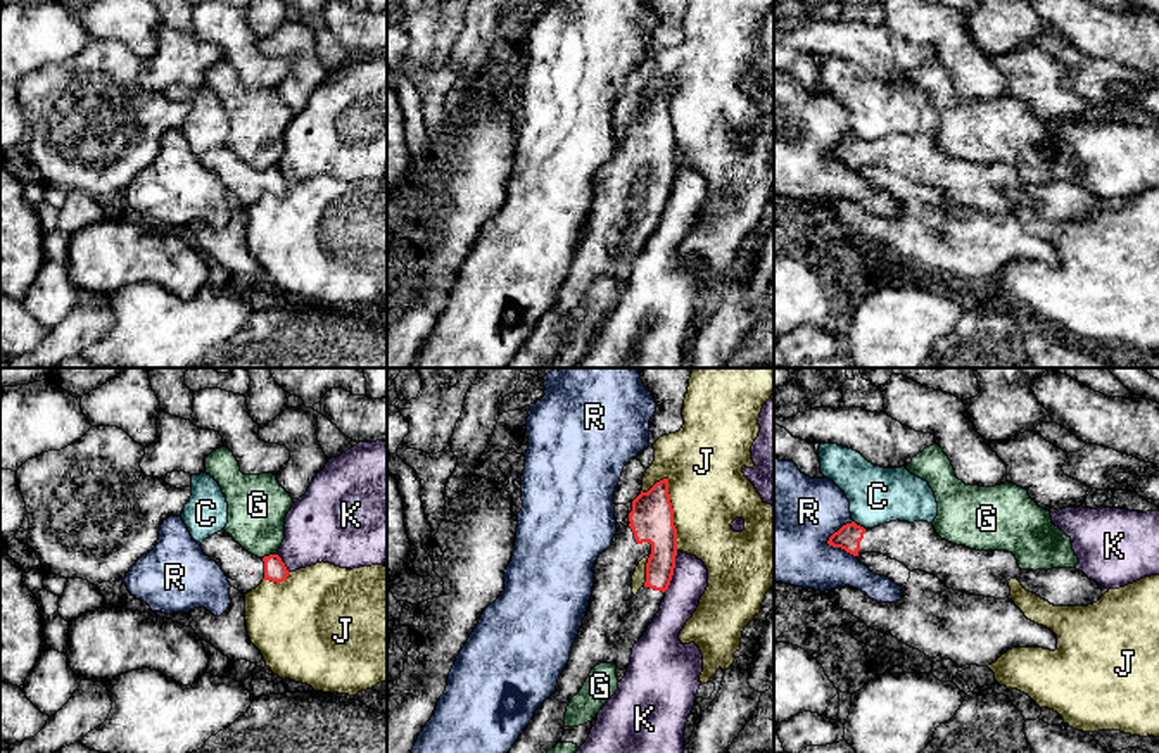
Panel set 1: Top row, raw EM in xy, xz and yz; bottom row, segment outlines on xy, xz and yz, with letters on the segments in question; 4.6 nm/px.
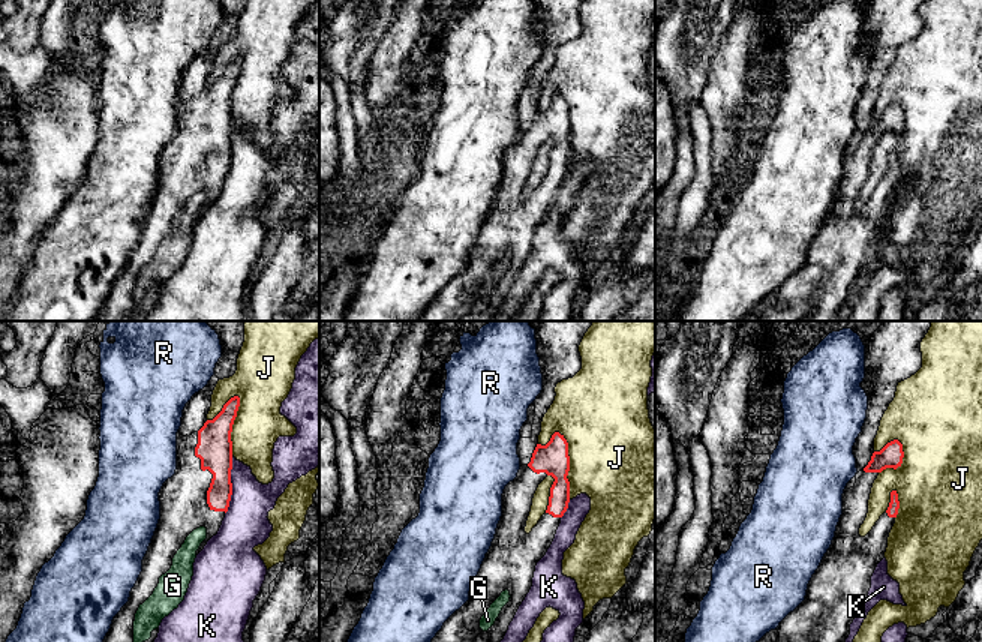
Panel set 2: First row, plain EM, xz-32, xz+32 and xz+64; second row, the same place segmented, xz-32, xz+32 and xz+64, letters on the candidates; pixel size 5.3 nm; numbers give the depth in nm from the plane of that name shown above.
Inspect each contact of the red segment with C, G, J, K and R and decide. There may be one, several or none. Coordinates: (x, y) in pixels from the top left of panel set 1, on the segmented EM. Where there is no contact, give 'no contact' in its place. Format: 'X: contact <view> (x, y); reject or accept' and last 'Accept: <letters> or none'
C: contact yz (859, 525); reject
G: contact xy (270, 555); reject
J: contact xz (672, 513); reject
K: contact xz (672, 572); reject
R: contact yz (828, 543); reject
Accept: none

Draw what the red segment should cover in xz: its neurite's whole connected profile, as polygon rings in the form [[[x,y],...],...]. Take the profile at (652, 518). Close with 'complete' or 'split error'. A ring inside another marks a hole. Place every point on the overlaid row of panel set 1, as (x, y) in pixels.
[[[668,478],[656,482],[648,492],[641,490],[625,506],[629,516],[617,523],[611,546],[592,566],[592,596],[556,691],[534,712],[508,753],[548,753],[554,748],[565,731],[567,706],[591,670],[599,663],[615,663],[620,682],[634,644],[660,611],[677,556]],[[643,558],[648,560],[646,582],[634,596],[632,575]]]; split error

